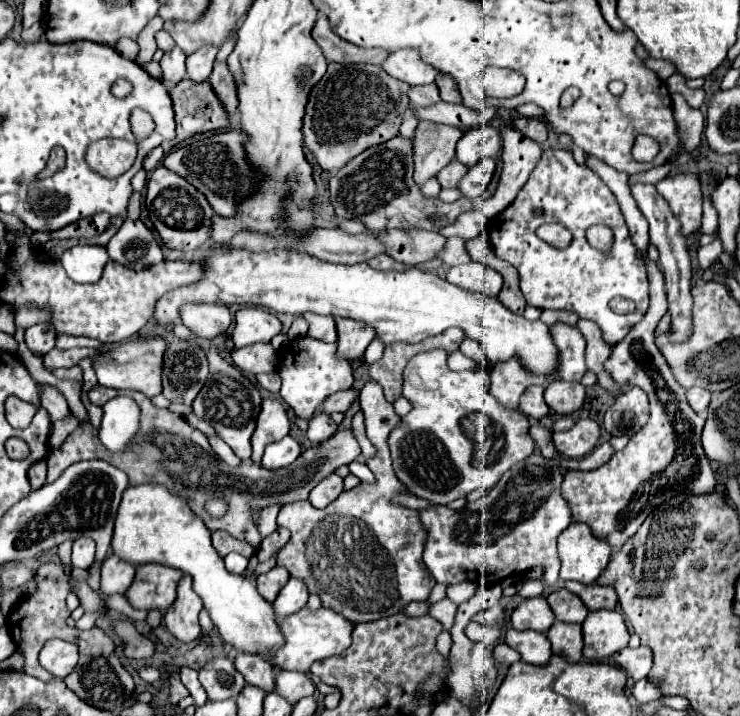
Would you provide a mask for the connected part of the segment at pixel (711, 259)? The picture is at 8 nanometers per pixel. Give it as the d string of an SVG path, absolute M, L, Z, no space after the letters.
M719 237L712 243L699 247L699 251L697 251L699 267L701 267L701 269L709 269L715 261L719 261L721 251L723 251L723 249L721 249L721 241L719 241Z

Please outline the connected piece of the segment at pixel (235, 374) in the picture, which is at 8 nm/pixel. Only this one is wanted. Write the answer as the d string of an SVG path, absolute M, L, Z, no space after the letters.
M209 349L207 353L209 359L209 379L205 381L203 389L199 391L199 395L193 401L193 413L203 419L209 421L209 425L215 429L215 433L233 449L233 453L239 459L249 459L251 457L251 435L255 429L255 421L257 415L261 411L261 395L259 391L251 385L251 381L247 377L243 377L243 373L233 367L231 363L227 363L221 353L217 349Z

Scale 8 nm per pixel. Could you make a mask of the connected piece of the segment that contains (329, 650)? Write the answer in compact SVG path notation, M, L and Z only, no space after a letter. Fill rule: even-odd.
M303 607L297 615L291 615L289 619L285 619L283 623L279 623L283 635L285 635L285 647L277 649L273 653L273 663L281 669L289 669L289 671L309 671L311 663L325 659L325 657L333 657L333 655L341 655L341 651L345 651L345 647L349 647L351 643L351 631L353 631L353 623L345 623L345 619L341 619L341 615L337 615L335 611L329 609L317 609L317 611L309 611L307 607Z

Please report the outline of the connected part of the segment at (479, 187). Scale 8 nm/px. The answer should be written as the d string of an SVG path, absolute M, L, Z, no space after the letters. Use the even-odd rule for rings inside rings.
M485 157L485 159L481 159L481 163L477 163L475 167L471 167L465 173L465 177L461 177L461 181L457 183L457 189L461 191L463 197L477 199L477 197L483 195L483 191L491 183L493 171L495 171L495 159Z

